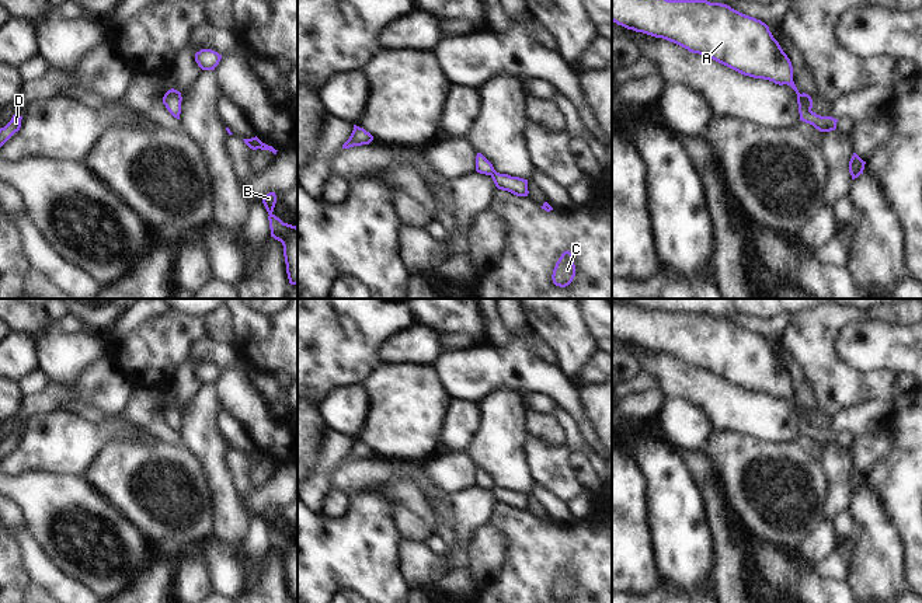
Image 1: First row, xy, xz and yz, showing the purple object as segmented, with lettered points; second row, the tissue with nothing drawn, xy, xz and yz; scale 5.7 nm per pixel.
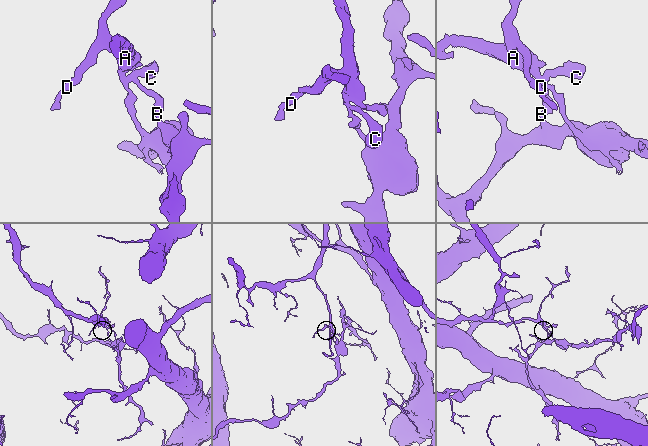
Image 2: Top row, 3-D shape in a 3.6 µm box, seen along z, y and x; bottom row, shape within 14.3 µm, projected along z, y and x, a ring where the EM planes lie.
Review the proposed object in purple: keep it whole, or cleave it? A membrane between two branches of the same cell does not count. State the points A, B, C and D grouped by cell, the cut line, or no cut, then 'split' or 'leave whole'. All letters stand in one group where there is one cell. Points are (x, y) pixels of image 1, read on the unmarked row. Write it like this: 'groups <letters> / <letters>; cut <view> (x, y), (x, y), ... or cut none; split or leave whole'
groups A D / B C; cut yz (799, 408), (799, 412), (810, 424); split

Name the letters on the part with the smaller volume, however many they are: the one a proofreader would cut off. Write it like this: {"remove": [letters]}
{"remove": ["B", "C"]}

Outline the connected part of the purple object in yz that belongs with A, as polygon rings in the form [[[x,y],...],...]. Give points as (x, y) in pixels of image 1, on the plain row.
[[[612,302],[612,335],[674,356],[744,390],[787,398],[797,408],[800,435],[820,446],[836,443],[838,433],[817,429],[800,415],[791,376],[761,334],[721,317],[668,314]]]

